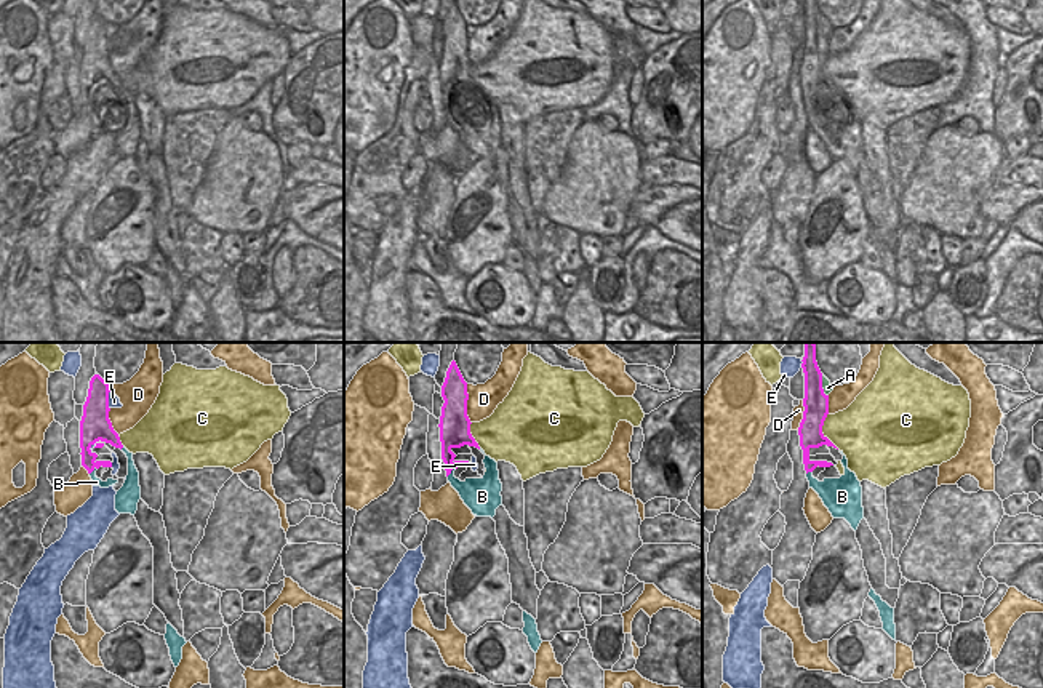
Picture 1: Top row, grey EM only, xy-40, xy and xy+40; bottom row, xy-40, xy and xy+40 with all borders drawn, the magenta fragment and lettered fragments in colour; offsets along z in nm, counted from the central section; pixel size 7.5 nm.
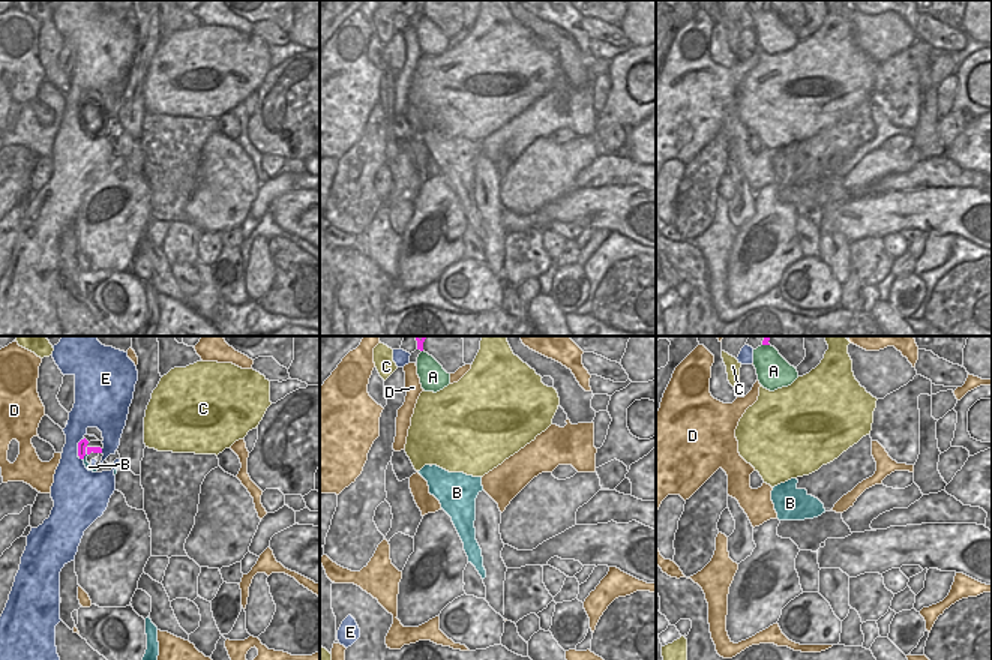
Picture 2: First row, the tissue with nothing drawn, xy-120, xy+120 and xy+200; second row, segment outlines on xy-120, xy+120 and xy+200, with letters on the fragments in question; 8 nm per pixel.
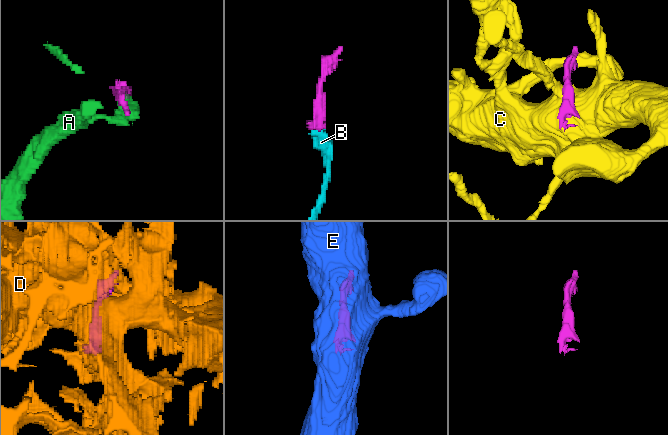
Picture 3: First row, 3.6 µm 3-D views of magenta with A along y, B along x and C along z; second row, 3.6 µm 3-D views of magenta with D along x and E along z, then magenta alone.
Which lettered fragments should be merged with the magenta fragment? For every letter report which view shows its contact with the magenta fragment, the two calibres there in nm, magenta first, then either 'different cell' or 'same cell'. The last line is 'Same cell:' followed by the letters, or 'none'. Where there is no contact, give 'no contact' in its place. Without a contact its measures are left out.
A: xy+40 | 190/80 nm | different cell
B: xy | 170/220 nm | same cell
C: xy+40 | 190/360 nm | different cell
D: xy | 240/240 nm | different cell
E: xy-40 | 220/100 nm | different cell
Same cell: B

